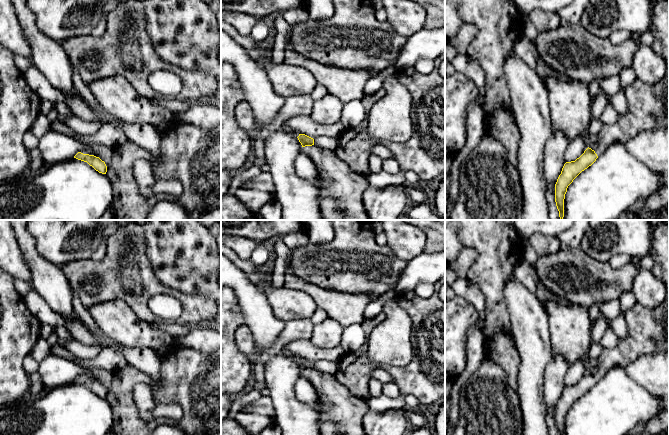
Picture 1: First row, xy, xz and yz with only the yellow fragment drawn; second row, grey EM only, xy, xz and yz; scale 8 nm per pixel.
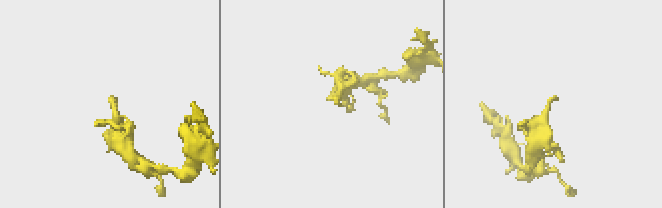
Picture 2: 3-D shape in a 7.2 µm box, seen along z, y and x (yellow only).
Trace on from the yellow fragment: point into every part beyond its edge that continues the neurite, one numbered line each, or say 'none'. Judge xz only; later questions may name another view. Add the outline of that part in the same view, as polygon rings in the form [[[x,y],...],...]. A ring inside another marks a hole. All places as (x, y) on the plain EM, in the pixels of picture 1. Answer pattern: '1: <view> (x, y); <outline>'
1: xz (342, 413); [[[316,369],[302,371],[320,395],[320,435],[365,435],[363,417],[369,408],[365,400],[355,397],[334,375]]]

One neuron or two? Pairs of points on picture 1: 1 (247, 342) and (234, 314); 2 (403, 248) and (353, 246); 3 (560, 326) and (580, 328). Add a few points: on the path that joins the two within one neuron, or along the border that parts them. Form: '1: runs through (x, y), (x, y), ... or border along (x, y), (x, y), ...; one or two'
1: border along (244, 324), (235, 334), (235, 344), (239, 350); two
2: border along (386, 245), (398, 257), (406, 261); two
3: runs through (565, 326), (575, 328); one

